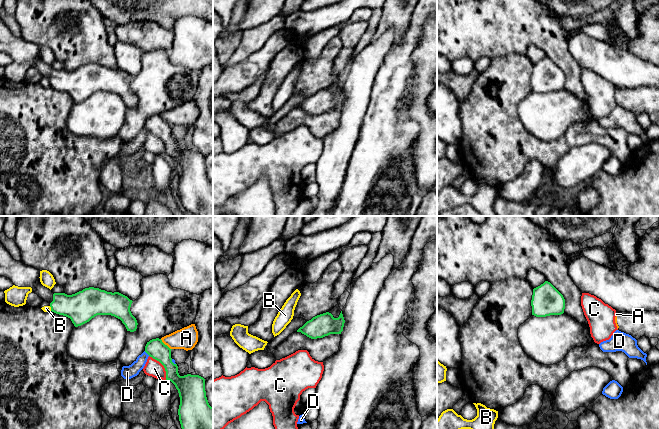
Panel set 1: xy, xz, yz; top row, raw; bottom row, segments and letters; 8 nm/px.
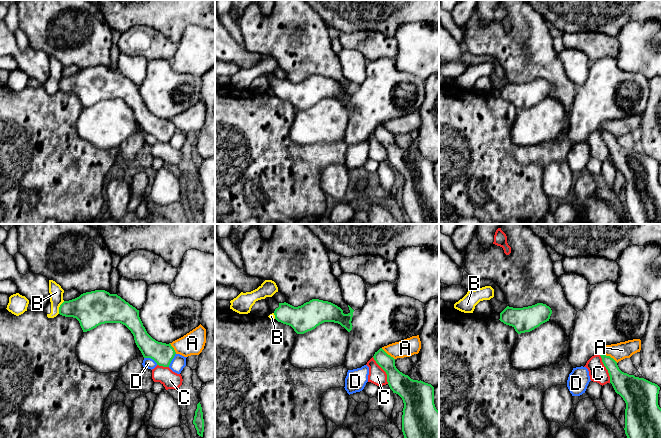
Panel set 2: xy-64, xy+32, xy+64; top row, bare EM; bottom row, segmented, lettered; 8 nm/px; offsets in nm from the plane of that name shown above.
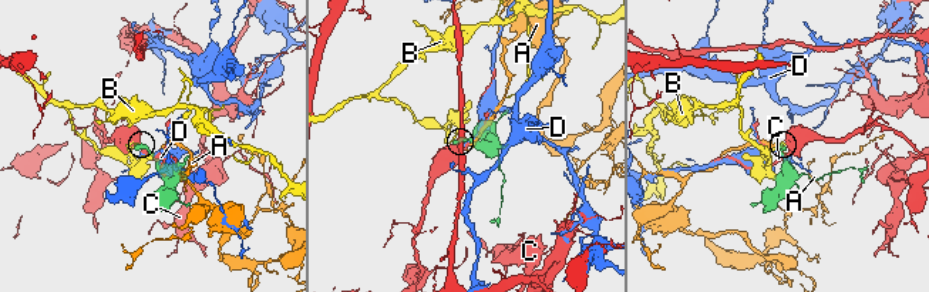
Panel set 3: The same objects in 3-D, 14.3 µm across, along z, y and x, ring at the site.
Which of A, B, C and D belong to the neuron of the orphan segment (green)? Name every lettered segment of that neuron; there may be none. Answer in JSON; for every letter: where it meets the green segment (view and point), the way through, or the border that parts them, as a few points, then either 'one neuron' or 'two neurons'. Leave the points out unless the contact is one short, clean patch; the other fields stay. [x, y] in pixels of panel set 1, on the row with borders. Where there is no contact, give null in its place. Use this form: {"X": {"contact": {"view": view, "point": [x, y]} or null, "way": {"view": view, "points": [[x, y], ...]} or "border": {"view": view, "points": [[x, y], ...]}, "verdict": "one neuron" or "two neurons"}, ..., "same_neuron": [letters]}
{"A": {"contact": {"view": "xy", "point": [166, 345]}, "border": {"view": "xy", "points": [[160, 339], [171, 349]]}, "verdict": "two neurons"}, "B": {"contact": {"view": "xy", "point": [51, 308]}, "border": {"view": "xy", "points": [[49, 306], [51, 310]]}, "verdict": "two neurons"}, "C": {"contact": {"view": "xy", "point": [163, 365]}, "verdict": "two neurons"}, "D": {"contact": {"view": "xy", "point": [147, 353]}, "border": {"view": "xy", "points": [[144, 351], [149, 355]]}, "verdict": "two neurons"}, "same_neuron": []}

